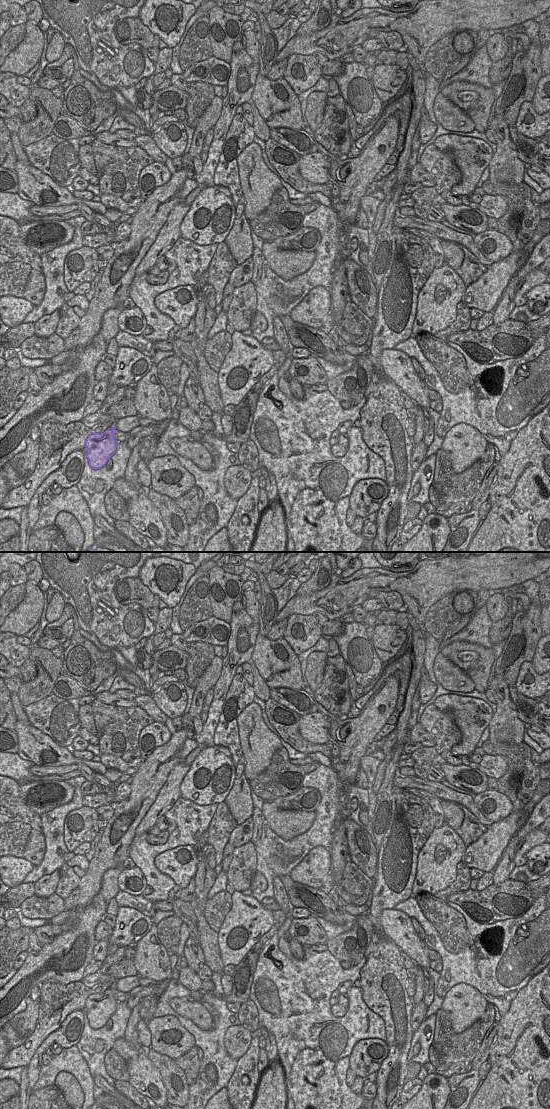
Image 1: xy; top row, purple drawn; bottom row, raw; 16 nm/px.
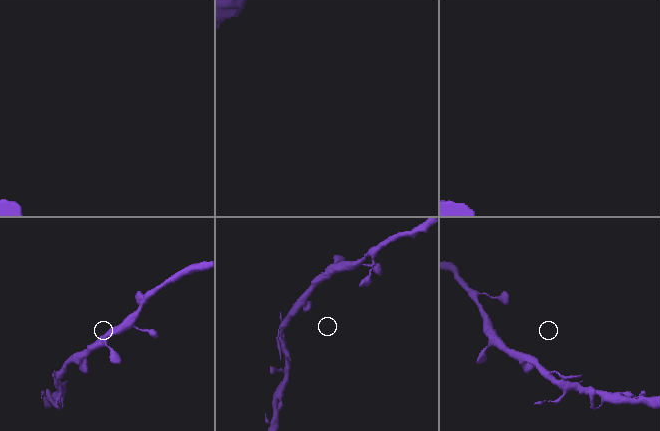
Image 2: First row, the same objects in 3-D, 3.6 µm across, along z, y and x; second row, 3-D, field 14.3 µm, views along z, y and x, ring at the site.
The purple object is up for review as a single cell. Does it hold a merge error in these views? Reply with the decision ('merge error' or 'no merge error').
merge error

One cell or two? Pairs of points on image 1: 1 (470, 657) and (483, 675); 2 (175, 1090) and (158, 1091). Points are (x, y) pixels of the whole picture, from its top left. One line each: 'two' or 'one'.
1: one
2: two

